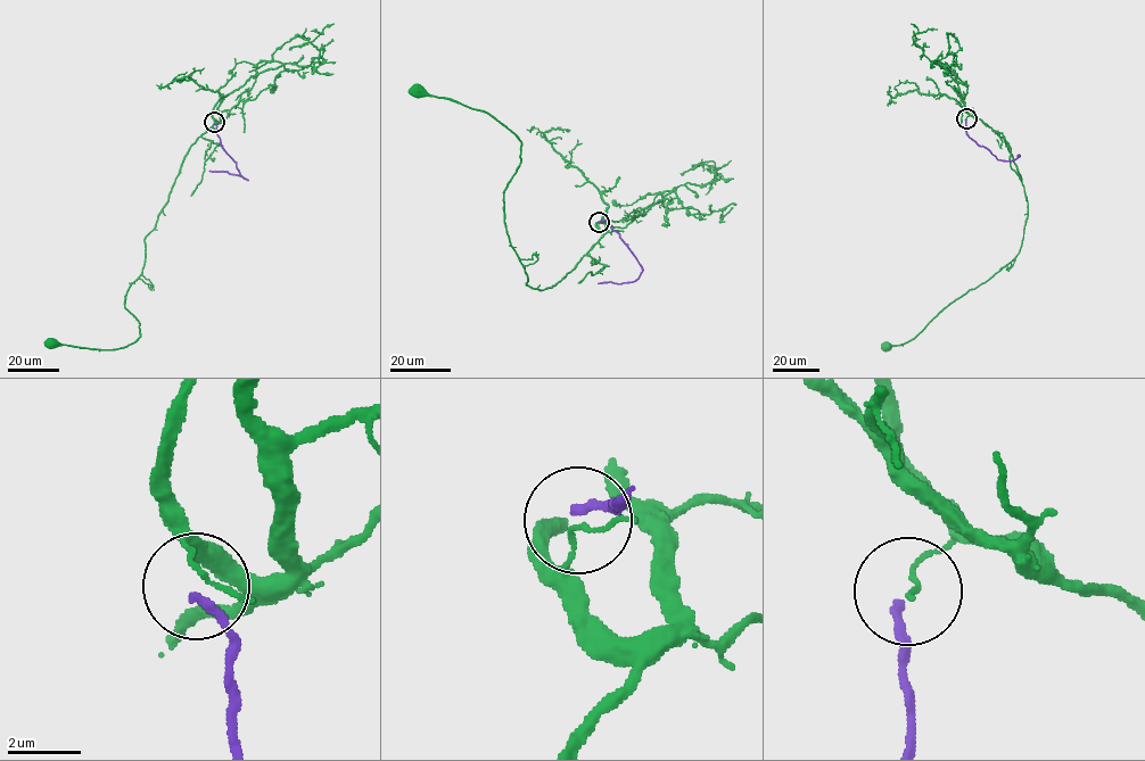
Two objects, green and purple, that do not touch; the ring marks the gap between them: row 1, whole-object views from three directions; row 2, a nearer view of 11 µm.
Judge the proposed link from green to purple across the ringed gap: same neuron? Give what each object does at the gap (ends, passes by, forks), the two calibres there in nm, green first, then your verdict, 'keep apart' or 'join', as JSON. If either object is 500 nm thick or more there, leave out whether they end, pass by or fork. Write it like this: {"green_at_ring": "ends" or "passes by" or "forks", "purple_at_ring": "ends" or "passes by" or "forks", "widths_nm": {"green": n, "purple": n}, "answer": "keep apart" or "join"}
{"green_at_ring": "passes by", "purple_at_ring": "ends", "widths_nm": {"green": 110, "purple": 240}, "answer": "keep apart"}

